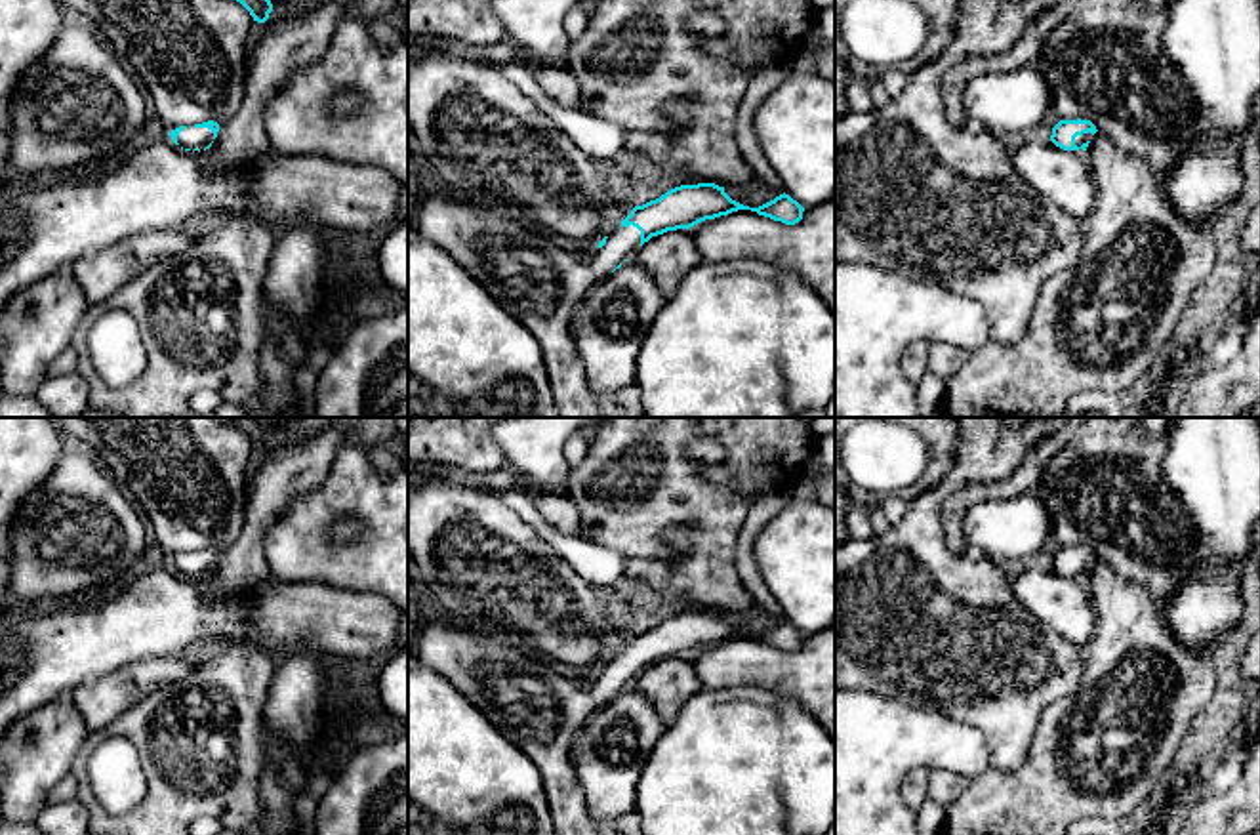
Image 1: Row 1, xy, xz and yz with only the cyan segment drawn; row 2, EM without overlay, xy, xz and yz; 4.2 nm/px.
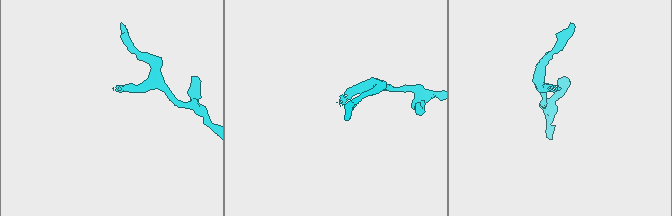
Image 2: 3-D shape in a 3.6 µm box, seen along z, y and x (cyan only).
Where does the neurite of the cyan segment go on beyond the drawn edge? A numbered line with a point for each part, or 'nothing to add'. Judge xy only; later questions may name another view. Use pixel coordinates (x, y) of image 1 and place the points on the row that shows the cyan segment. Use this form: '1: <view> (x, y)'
1: xy (191, 138)

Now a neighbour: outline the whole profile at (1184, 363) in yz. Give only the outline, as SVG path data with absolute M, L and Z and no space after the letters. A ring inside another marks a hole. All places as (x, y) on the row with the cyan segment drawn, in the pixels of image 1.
M1210 337L1174 351L1167 362L1169 374L1165 376L1163 385L1146 404L1142 418L1174 418L1176 397L1186 379L1195 372L1201 372L1201 355L1209 339Z

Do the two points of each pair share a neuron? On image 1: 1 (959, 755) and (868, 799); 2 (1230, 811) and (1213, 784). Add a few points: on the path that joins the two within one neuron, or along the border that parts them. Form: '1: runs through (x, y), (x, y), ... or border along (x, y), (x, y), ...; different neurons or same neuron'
1: runs through (936, 755), (910, 755), (889, 776); same neuron
2: border along (1239, 776), (1228, 790), (1201, 797); different neurons

